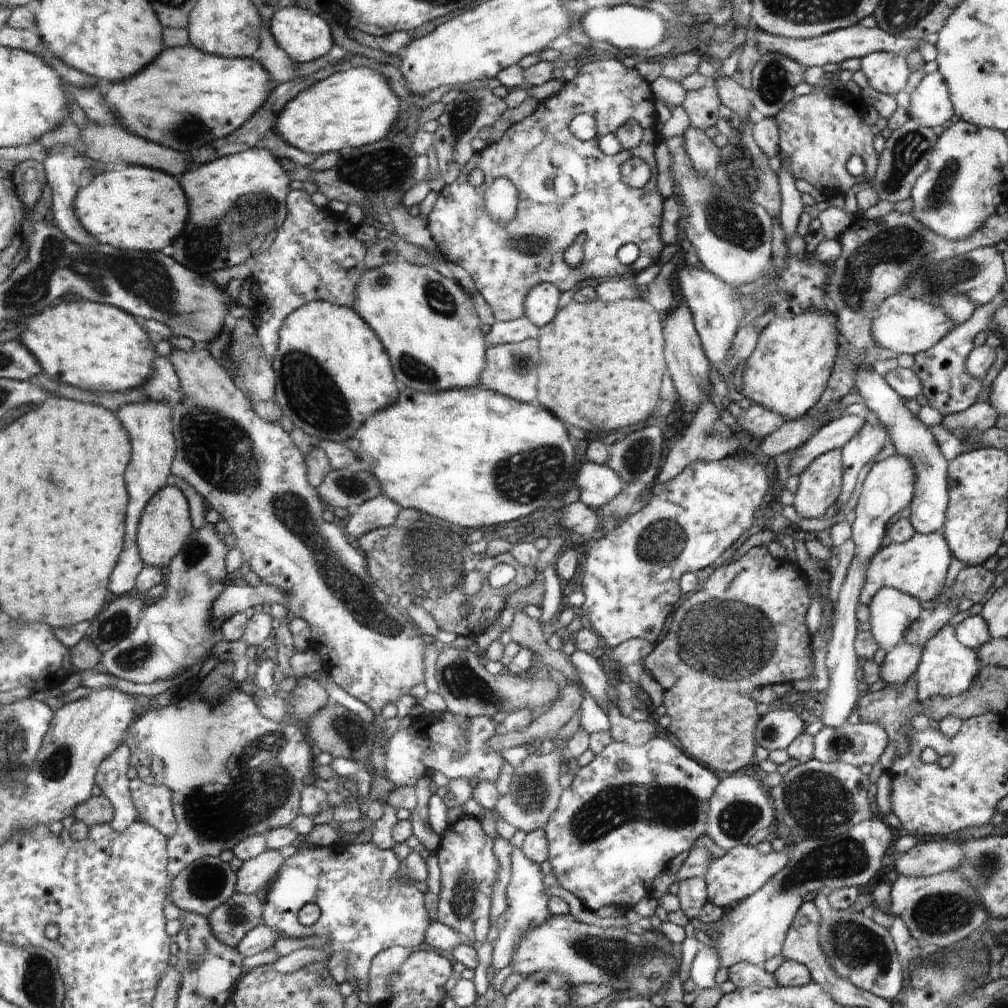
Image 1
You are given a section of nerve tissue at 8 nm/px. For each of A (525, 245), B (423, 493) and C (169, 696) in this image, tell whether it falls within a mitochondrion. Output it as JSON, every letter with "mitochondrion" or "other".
{"A":"mitochondrion","B":"other","C":"other"}

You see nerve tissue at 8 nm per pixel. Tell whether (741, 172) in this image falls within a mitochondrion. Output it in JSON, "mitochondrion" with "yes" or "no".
{"mitochondrion":"yes"}

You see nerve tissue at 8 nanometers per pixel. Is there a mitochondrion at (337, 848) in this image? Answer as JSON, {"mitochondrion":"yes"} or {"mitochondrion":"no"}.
{"mitochondrion":"no"}

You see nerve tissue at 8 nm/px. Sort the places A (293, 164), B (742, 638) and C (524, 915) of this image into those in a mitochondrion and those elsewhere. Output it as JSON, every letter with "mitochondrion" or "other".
{"A":"other","B":"mitochondrion","C":"other"}

